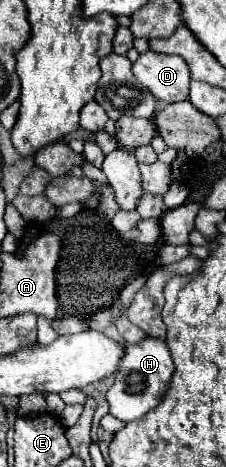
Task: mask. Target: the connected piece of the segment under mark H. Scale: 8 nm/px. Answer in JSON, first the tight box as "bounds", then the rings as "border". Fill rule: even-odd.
{"bounds":[106,338,176,422],"border":[[[146,338],[140,344],[126,346],[124,362],[120,364],[120,372],[114,378],[114,386],[108,390],[106,400],[110,404],[110,414],[116,416],[122,422],[140,420],[144,414],[154,410],[168,392],[172,384],[172,376],[176,372],[176,366],[172,362],[170,350],[164,340]]]}

